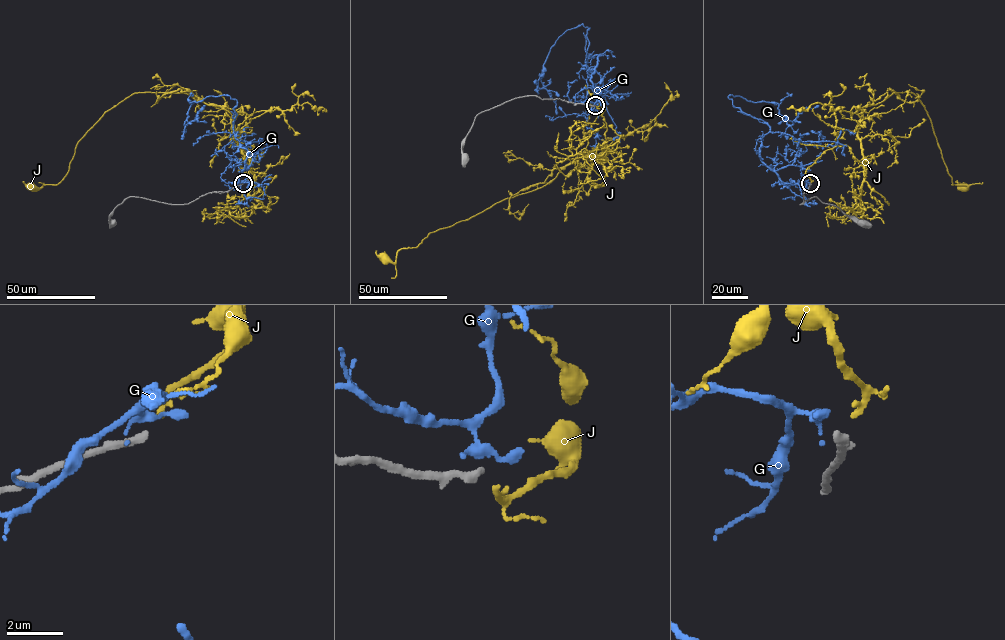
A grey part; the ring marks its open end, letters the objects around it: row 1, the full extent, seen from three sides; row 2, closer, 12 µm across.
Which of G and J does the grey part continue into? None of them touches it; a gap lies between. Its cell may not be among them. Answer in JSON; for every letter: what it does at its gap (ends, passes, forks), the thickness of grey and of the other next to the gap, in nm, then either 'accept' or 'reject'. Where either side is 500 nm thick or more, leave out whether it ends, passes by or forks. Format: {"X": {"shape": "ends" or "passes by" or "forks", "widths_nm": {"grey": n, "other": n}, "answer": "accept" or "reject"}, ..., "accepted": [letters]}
{"G": {"shape": "forks", "widths_nm": {"grey": 300, "other": 200}, "answer": "reject"}, "J": {"shape": "ends", "widths_nm": {"grey": 300, "other": 200}, "answer": "reject"}, "accepted": []}

